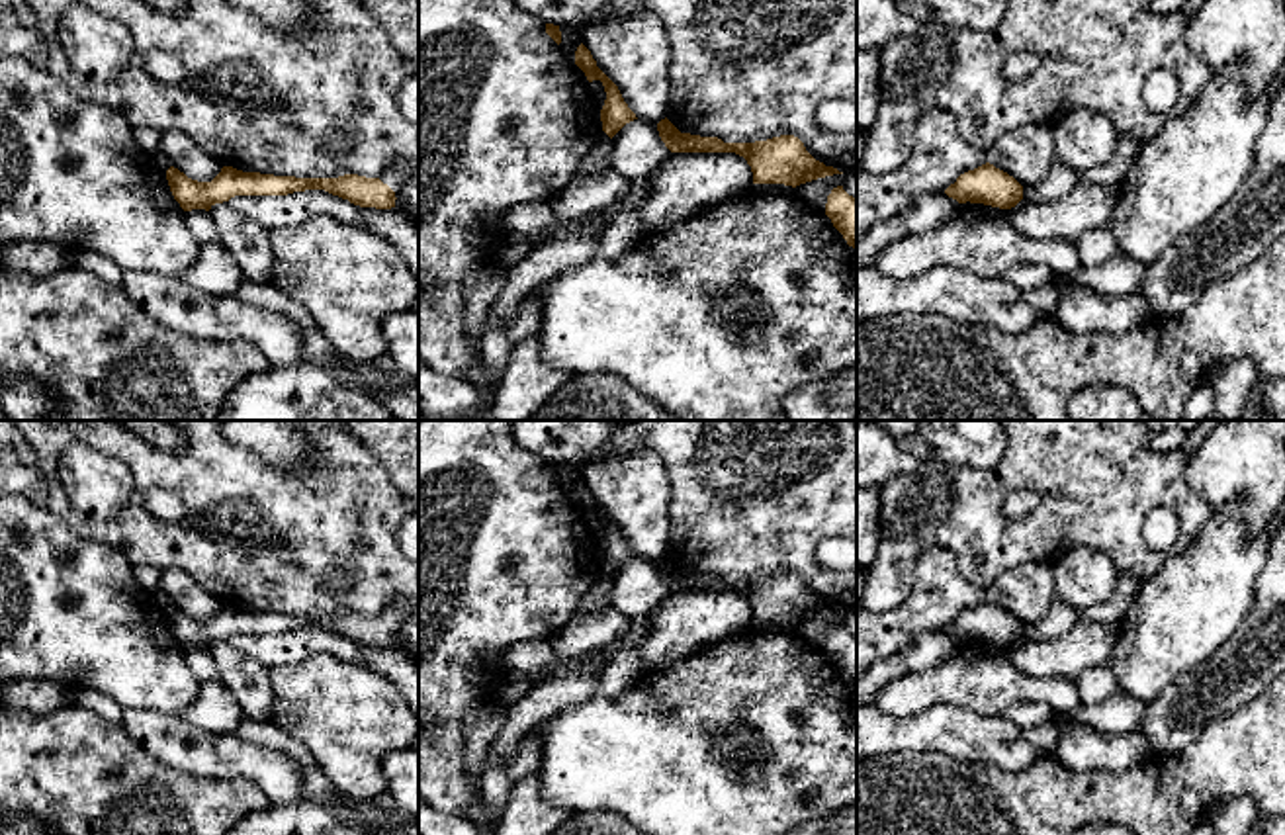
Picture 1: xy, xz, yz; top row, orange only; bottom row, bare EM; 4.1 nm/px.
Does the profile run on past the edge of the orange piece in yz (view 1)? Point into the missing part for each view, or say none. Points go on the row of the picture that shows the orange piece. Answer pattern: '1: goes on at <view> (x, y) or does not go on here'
1: does not go on here

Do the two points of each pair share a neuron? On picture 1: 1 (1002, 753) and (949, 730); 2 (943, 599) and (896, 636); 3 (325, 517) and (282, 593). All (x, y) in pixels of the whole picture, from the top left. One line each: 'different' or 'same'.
1: same
2: same
3: same

